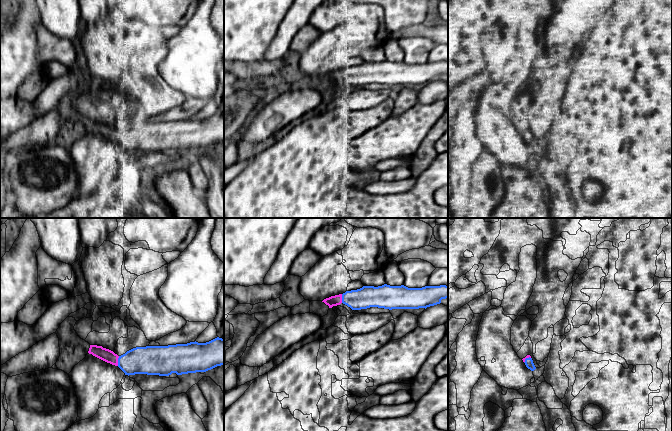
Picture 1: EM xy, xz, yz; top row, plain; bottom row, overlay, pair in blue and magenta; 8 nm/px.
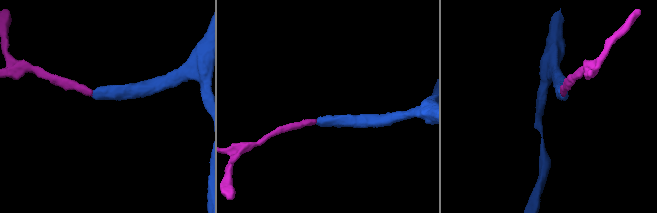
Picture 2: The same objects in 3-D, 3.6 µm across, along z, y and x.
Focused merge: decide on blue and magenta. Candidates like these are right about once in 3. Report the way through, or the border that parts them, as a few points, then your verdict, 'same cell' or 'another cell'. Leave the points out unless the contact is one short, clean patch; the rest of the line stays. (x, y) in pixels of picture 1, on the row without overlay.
same cell

